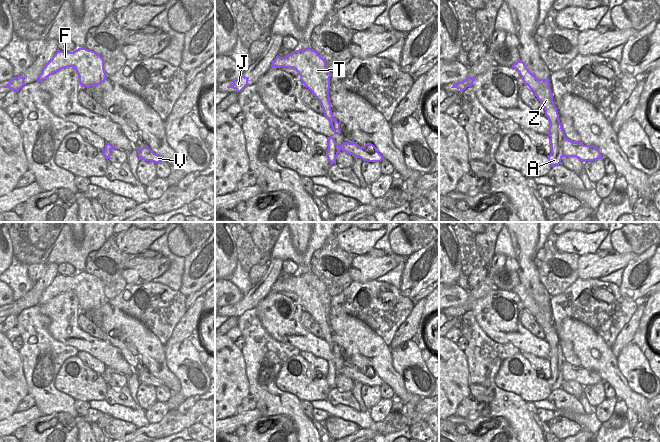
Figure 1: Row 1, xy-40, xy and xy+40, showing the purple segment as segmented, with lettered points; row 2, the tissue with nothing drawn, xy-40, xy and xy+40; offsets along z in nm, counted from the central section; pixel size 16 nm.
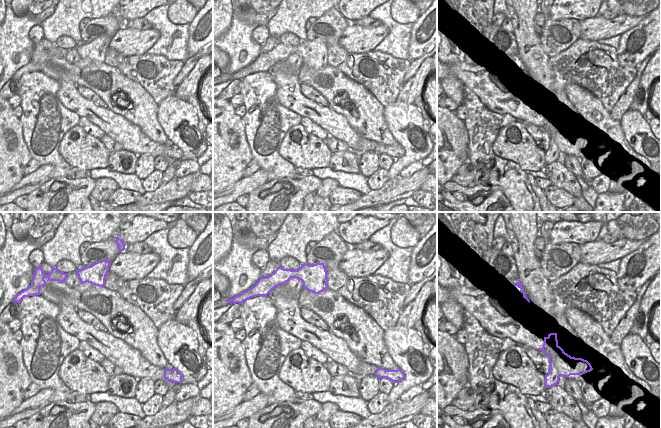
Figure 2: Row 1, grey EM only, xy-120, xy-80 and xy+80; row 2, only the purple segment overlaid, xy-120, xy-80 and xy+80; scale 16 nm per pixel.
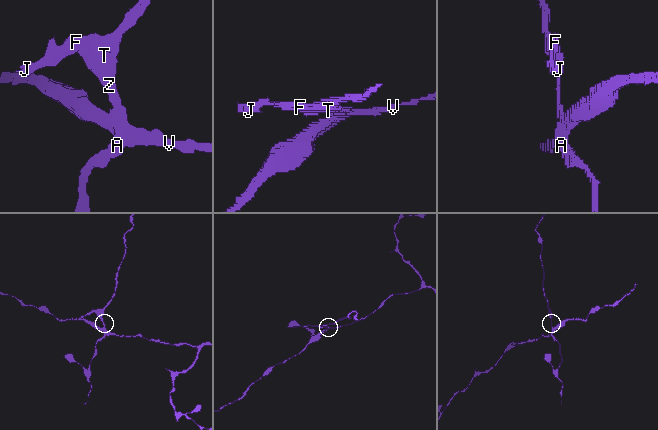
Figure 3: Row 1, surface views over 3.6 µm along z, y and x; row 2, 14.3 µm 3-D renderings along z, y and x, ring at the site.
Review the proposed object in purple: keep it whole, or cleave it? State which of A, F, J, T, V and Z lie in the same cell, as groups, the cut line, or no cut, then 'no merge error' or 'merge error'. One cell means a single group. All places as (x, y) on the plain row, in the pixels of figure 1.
groups A F J T Z / V; cut xy+40 (551, 356), (558, 362), (558, 375), (555, 379); merge error

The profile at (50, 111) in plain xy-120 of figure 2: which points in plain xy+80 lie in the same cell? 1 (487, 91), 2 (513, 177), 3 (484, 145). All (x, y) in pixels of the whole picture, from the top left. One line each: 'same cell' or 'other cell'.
1: other cell
2: same cell
3: same cell

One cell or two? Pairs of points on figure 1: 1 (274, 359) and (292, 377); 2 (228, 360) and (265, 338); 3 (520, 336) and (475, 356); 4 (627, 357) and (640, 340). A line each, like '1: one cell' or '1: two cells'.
1: two cells
2: two cells
3: two cells
4: two cells

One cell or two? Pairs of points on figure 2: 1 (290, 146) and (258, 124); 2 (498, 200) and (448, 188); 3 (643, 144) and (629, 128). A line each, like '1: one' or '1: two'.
1: two
2: one
3: one

